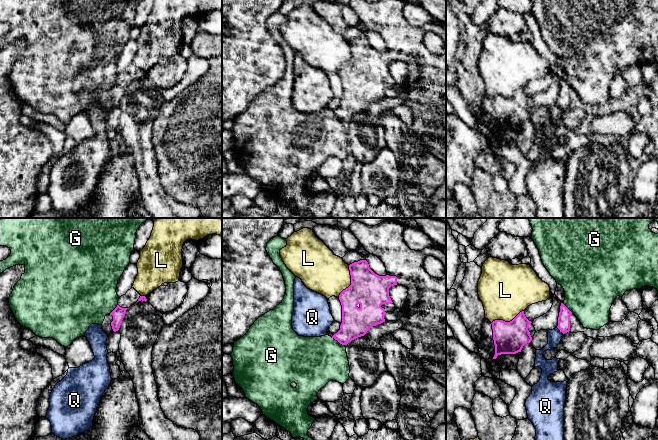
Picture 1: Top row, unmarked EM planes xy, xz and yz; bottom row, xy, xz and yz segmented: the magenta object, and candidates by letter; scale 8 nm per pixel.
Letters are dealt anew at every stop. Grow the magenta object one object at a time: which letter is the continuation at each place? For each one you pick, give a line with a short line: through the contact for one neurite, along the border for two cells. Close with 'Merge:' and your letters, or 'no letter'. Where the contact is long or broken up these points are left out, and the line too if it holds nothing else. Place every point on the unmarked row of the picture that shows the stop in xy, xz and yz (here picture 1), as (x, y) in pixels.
Merge: no letter

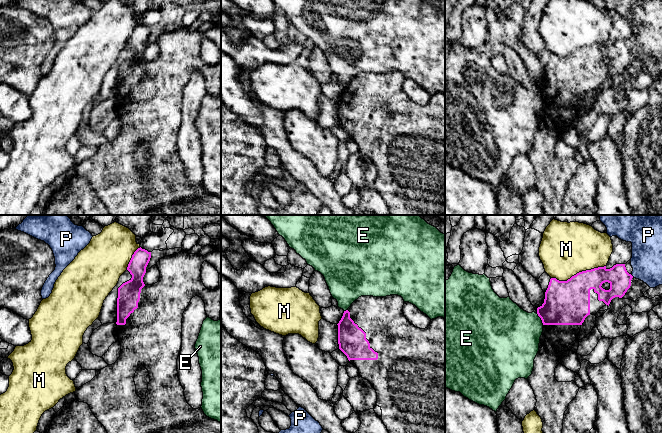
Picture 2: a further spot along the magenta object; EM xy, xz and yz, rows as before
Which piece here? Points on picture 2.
Merge: no letter

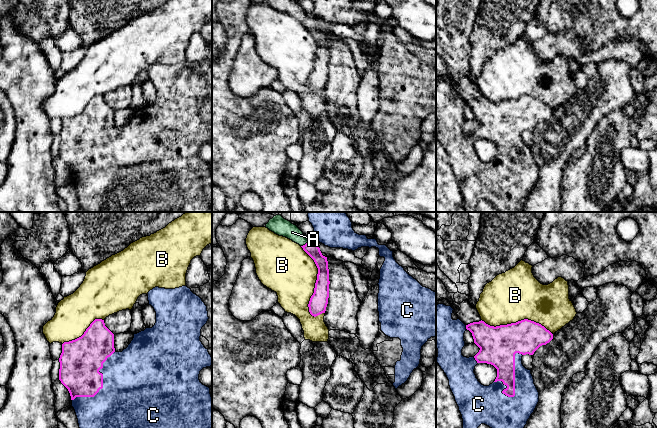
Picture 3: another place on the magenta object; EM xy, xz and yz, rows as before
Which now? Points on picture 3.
Merge: C

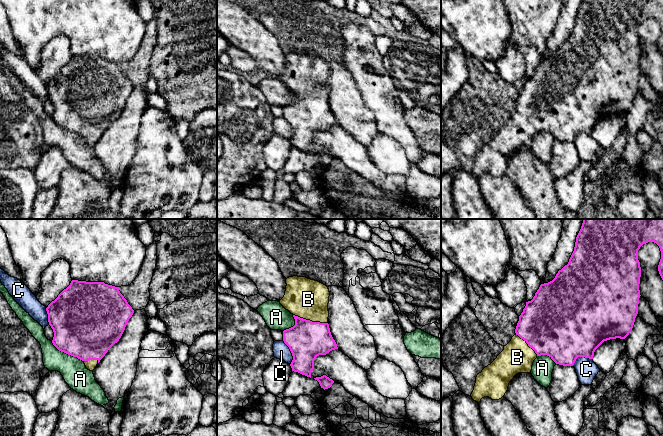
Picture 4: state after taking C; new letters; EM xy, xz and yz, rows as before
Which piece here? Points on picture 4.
Merge: B

